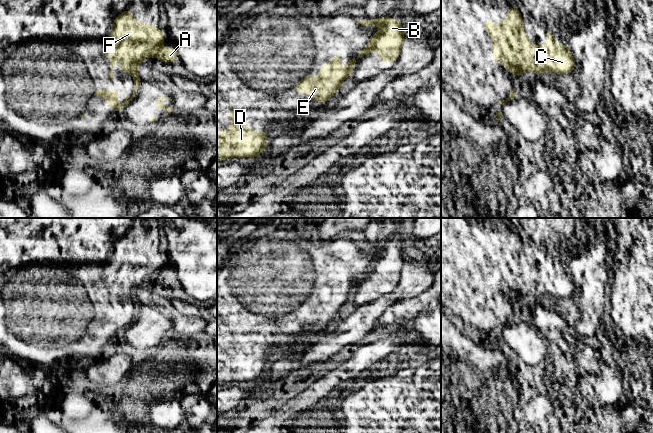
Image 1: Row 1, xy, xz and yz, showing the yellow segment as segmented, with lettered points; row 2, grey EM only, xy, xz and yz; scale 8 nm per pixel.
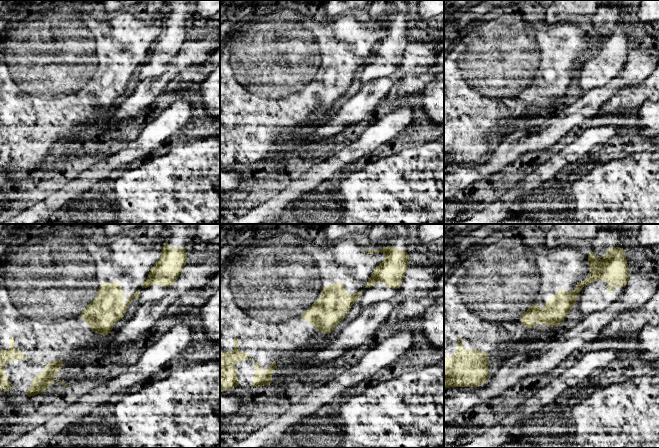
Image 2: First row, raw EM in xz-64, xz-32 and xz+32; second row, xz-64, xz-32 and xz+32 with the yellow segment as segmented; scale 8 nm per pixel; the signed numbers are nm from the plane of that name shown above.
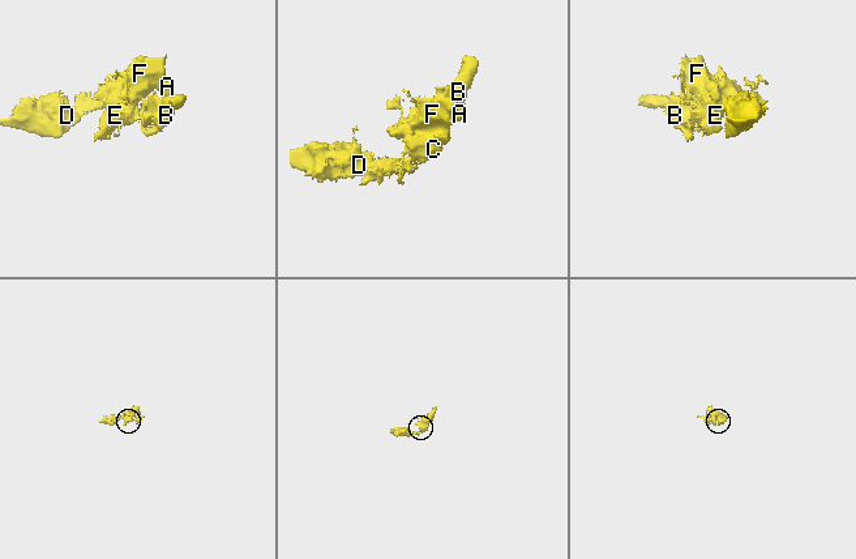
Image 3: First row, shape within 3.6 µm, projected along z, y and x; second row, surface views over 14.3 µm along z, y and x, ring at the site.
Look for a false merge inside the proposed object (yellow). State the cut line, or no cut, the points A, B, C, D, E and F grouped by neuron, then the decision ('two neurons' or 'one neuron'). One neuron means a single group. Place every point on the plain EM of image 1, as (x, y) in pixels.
xz (352, 285), (348, 292), (349, 298) | A C D E F / B | two neurons

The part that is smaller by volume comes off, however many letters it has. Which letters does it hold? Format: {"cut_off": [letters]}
{"cut_off": ["B"]}

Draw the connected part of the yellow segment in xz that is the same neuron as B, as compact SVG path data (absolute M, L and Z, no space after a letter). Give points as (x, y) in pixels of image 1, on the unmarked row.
M388 239L385 242L357 244L357 246L364 251L378 249L381 254L369 262L365 273L358 276L358 281L352 285L352 288L348 292L349 298L352 299L354 289L359 281L369 279L373 275L379 277L380 286L396 286L405 264L402 245L392 244Z

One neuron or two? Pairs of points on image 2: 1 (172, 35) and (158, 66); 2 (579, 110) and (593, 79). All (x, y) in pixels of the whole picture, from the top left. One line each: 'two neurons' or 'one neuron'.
1: one neuron
2: two neurons

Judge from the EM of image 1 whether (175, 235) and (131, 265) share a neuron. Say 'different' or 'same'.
different

